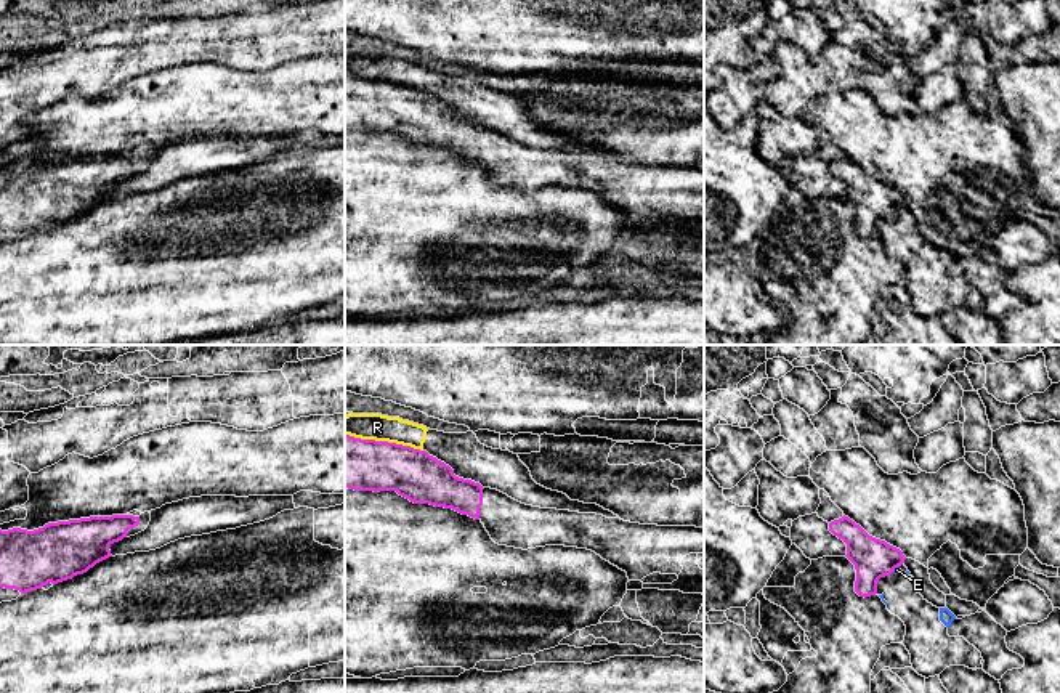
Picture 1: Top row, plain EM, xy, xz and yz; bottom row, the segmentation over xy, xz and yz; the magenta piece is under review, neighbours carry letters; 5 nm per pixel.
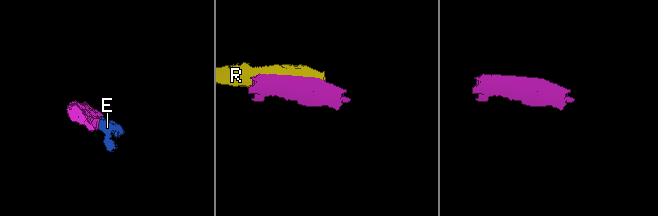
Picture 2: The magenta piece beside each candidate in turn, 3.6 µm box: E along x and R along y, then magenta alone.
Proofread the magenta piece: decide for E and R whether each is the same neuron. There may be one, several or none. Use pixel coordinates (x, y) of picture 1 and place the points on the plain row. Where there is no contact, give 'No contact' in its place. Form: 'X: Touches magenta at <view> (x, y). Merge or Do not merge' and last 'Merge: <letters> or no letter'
E: Touches magenta at yz (895, 207). Do not merge
R: Touches magenta at xz (384, 82). Do not merge
Merge: no letter

